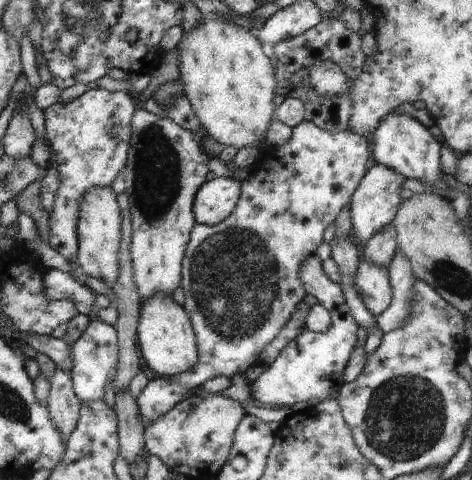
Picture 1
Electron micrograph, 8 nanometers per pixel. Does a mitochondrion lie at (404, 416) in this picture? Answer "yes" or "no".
yes

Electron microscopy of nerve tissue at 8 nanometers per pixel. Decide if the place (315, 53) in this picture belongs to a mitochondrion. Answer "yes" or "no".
no

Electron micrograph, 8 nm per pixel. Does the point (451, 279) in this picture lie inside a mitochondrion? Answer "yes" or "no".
yes

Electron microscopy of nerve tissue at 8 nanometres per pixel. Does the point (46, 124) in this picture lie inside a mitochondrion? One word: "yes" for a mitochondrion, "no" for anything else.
no

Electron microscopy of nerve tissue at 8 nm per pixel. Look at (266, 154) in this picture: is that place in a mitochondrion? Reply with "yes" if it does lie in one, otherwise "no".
no

